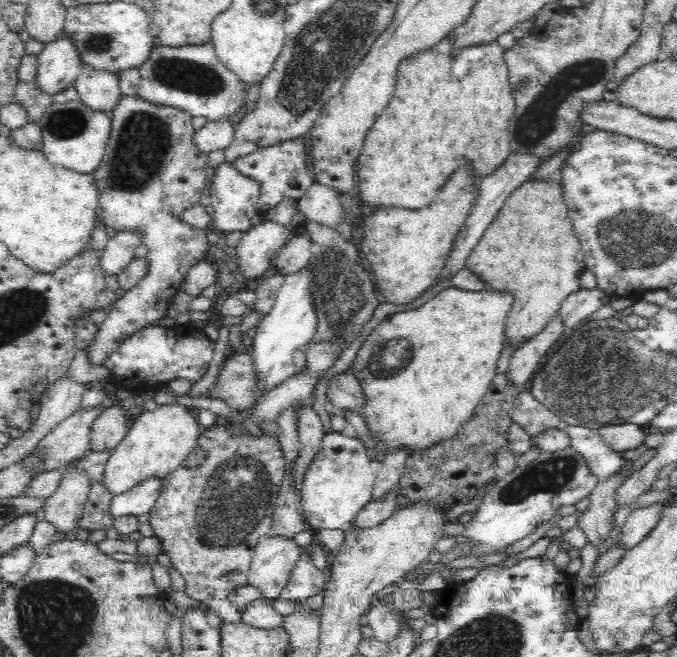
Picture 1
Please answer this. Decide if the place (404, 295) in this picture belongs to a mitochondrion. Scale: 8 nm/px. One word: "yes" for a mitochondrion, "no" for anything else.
no

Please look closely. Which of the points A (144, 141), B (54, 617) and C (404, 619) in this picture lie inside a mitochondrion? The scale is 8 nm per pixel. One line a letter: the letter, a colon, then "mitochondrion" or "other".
A: mitochondrion
B: mitochondrion
C: other

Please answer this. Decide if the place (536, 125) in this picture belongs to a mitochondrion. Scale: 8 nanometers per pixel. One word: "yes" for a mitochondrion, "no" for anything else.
yes

